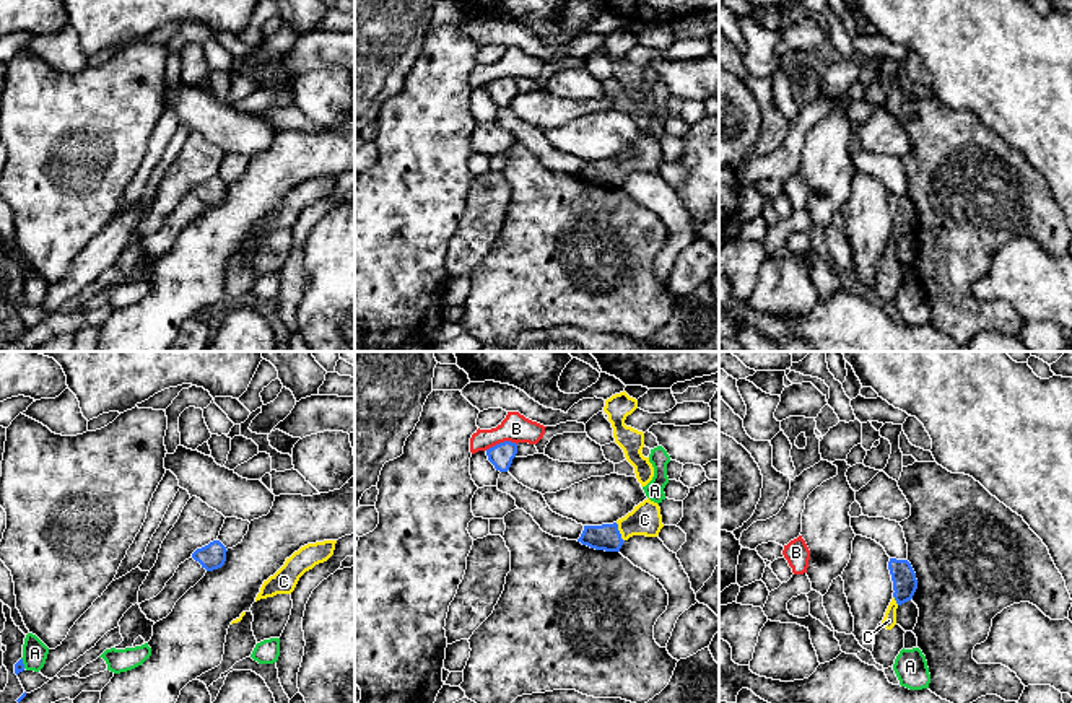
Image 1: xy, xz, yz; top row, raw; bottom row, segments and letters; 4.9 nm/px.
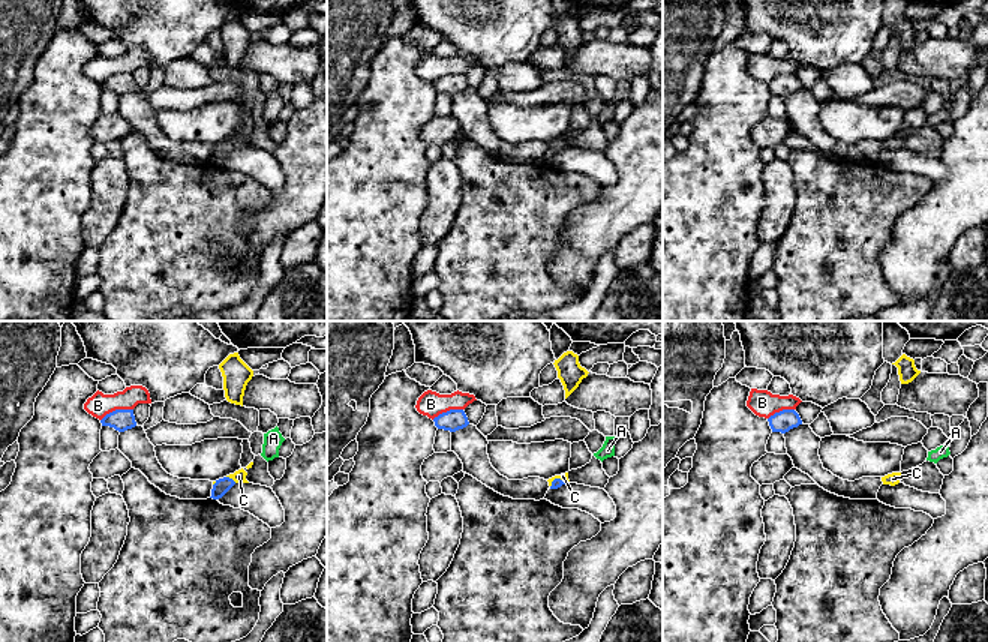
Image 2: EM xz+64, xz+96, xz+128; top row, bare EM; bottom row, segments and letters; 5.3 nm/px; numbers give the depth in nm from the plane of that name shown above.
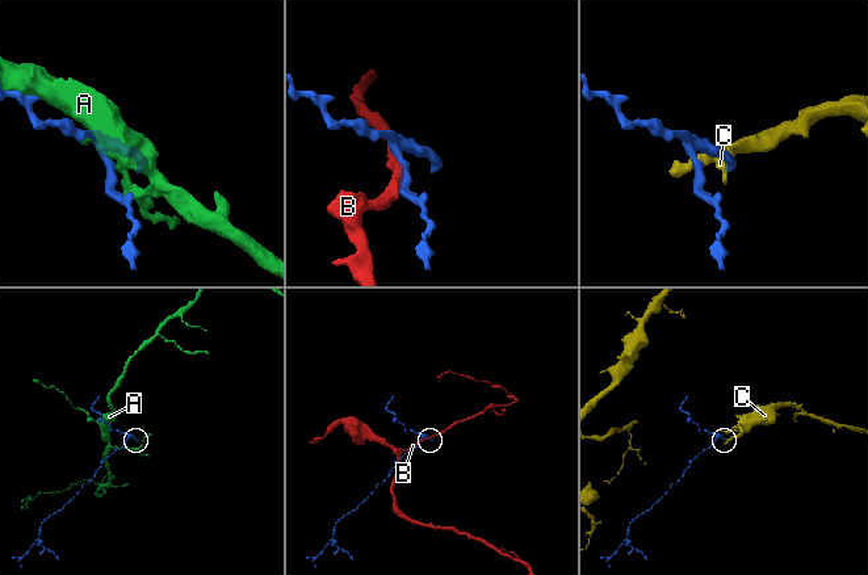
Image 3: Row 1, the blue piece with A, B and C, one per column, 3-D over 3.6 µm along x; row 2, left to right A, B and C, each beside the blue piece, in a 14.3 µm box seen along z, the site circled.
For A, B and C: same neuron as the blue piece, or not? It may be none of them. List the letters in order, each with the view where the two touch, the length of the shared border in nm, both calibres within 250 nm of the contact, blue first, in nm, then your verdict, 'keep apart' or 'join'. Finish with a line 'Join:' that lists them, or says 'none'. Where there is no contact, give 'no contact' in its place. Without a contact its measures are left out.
A: contact in xy; length 60 nm; calibres 50 and 130 nm; keep apart
B: contact in xz; length 160 nm; calibres 120 and 140 nm; keep apart
C: contact in xz; length 100 nm; calibres 130 and 160 nm; join
Join: C

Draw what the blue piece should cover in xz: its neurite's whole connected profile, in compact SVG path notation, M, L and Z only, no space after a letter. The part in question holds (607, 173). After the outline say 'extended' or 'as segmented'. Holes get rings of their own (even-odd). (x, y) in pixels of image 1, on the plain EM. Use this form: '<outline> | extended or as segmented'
M647 133L613 159L584 161L577 177L595 186L620 187L630 172L657 172L662 163L660 143Z | extended

